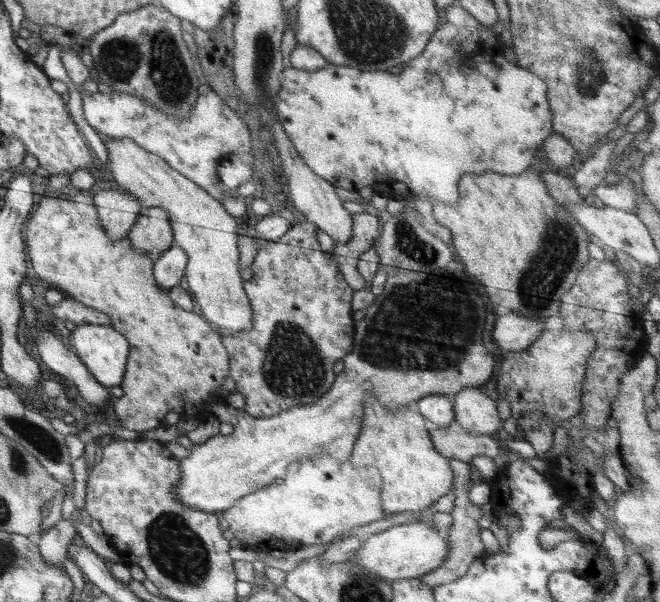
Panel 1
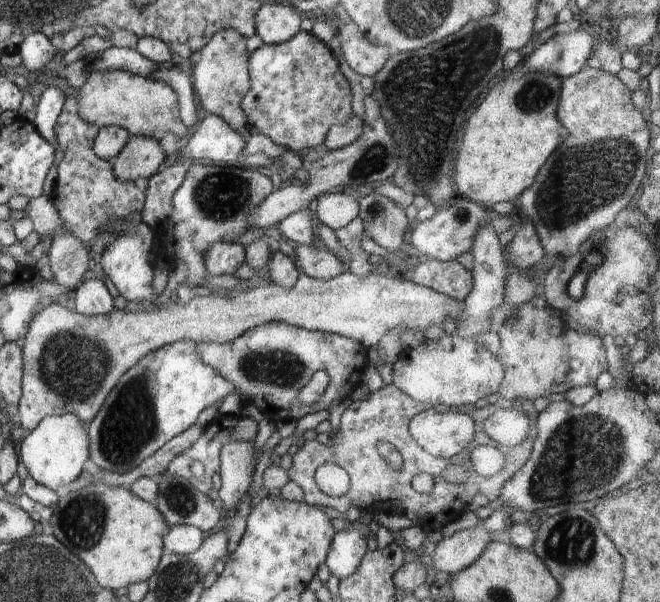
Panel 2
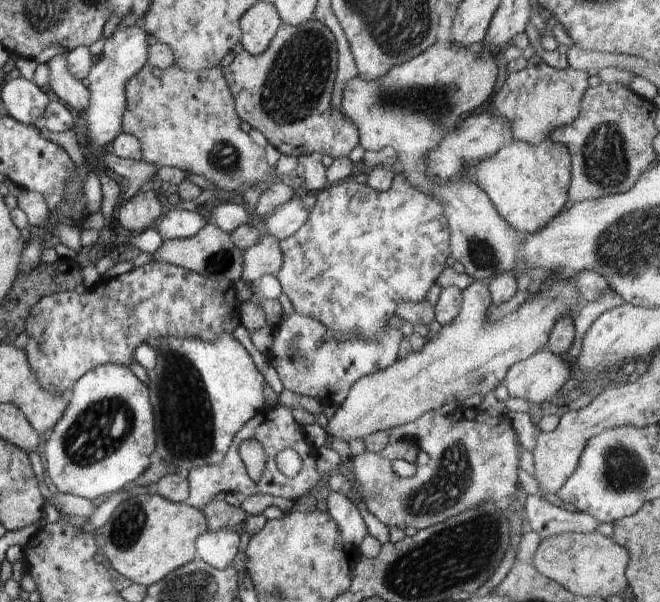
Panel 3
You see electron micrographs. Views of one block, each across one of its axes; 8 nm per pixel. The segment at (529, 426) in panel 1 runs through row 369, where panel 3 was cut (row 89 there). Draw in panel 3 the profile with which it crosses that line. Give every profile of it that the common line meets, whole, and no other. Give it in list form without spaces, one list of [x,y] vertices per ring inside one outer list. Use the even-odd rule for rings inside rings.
[[[536,54],[527,63],[524,70],[510,73],[492,100],[490,109],[509,120],[513,140],[538,145],[549,138],[555,129],[571,124],[579,116],[584,92],[589,88],[589,75],[573,67],[555,70]]]

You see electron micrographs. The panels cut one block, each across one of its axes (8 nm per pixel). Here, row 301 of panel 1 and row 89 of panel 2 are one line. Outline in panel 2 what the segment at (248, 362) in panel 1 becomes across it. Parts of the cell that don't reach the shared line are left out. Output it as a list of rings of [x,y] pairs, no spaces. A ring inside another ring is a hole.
[[[298,31],[288,42],[266,44],[249,56],[248,72],[250,90],[241,100],[242,112],[248,120],[251,134],[264,134],[276,146],[300,152],[324,145],[327,132],[335,124],[344,124],[353,117],[352,89],[340,70],[339,62],[325,42],[320,42],[312,32]]]

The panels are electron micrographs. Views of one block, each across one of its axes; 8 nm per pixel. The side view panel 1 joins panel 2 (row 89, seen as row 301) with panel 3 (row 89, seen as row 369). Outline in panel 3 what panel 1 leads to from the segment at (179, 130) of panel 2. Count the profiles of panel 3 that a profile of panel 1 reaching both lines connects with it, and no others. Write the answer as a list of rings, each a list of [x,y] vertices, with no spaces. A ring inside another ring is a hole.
[[[175,63],[163,69],[161,76],[154,76],[151,68],[145,66],[126,84],[126,113],[123,115],[121,130],[133,135],[140,144],[142,160],[156,164],[157,168],[176,167],[191,175],[202,184],[232,192],[240,186],[250,188],[267,179],[268,172],[275,172],[265,158],[265,150],[257,146],[249,134],[240,128],[241,121],[236,115],[234,100],[224,79],[223,68],[219,65],[206,71],[184,71]]]

